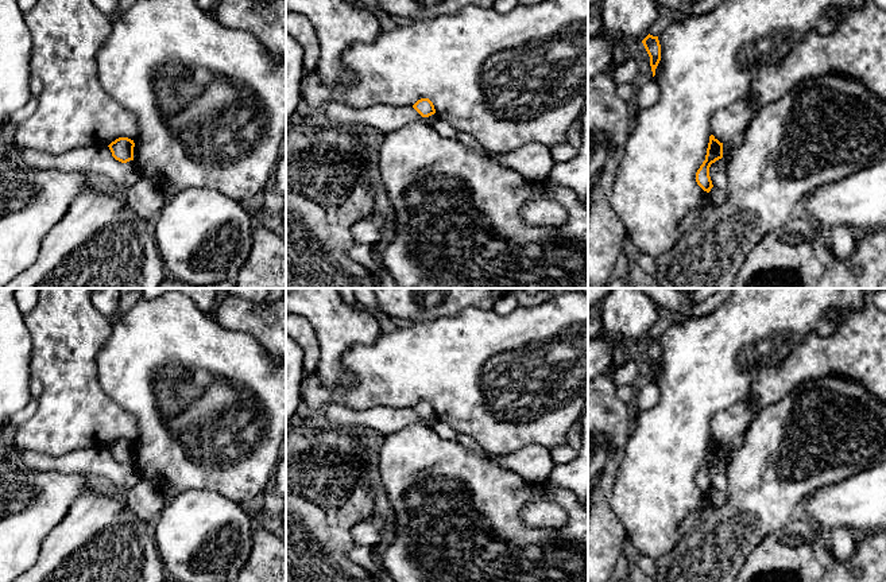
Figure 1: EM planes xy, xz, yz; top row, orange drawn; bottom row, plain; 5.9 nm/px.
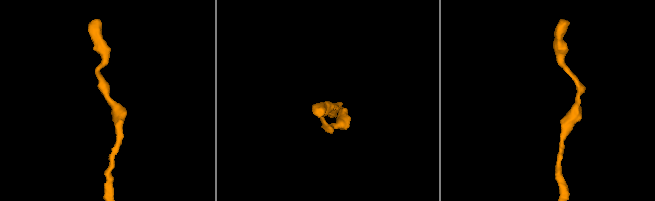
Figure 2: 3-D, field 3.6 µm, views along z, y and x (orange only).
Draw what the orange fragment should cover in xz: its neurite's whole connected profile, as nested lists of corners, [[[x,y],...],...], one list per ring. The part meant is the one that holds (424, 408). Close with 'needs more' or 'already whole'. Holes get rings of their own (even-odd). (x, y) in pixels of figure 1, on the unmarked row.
[[[429,400],[418,401],[413,410],[422,418],[429,419],[436,415],[434,407]]]; already whole

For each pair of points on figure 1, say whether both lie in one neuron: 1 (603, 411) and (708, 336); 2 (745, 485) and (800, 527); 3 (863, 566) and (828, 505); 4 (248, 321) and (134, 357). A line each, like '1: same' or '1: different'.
1: different
2: different
3: different
4: different

